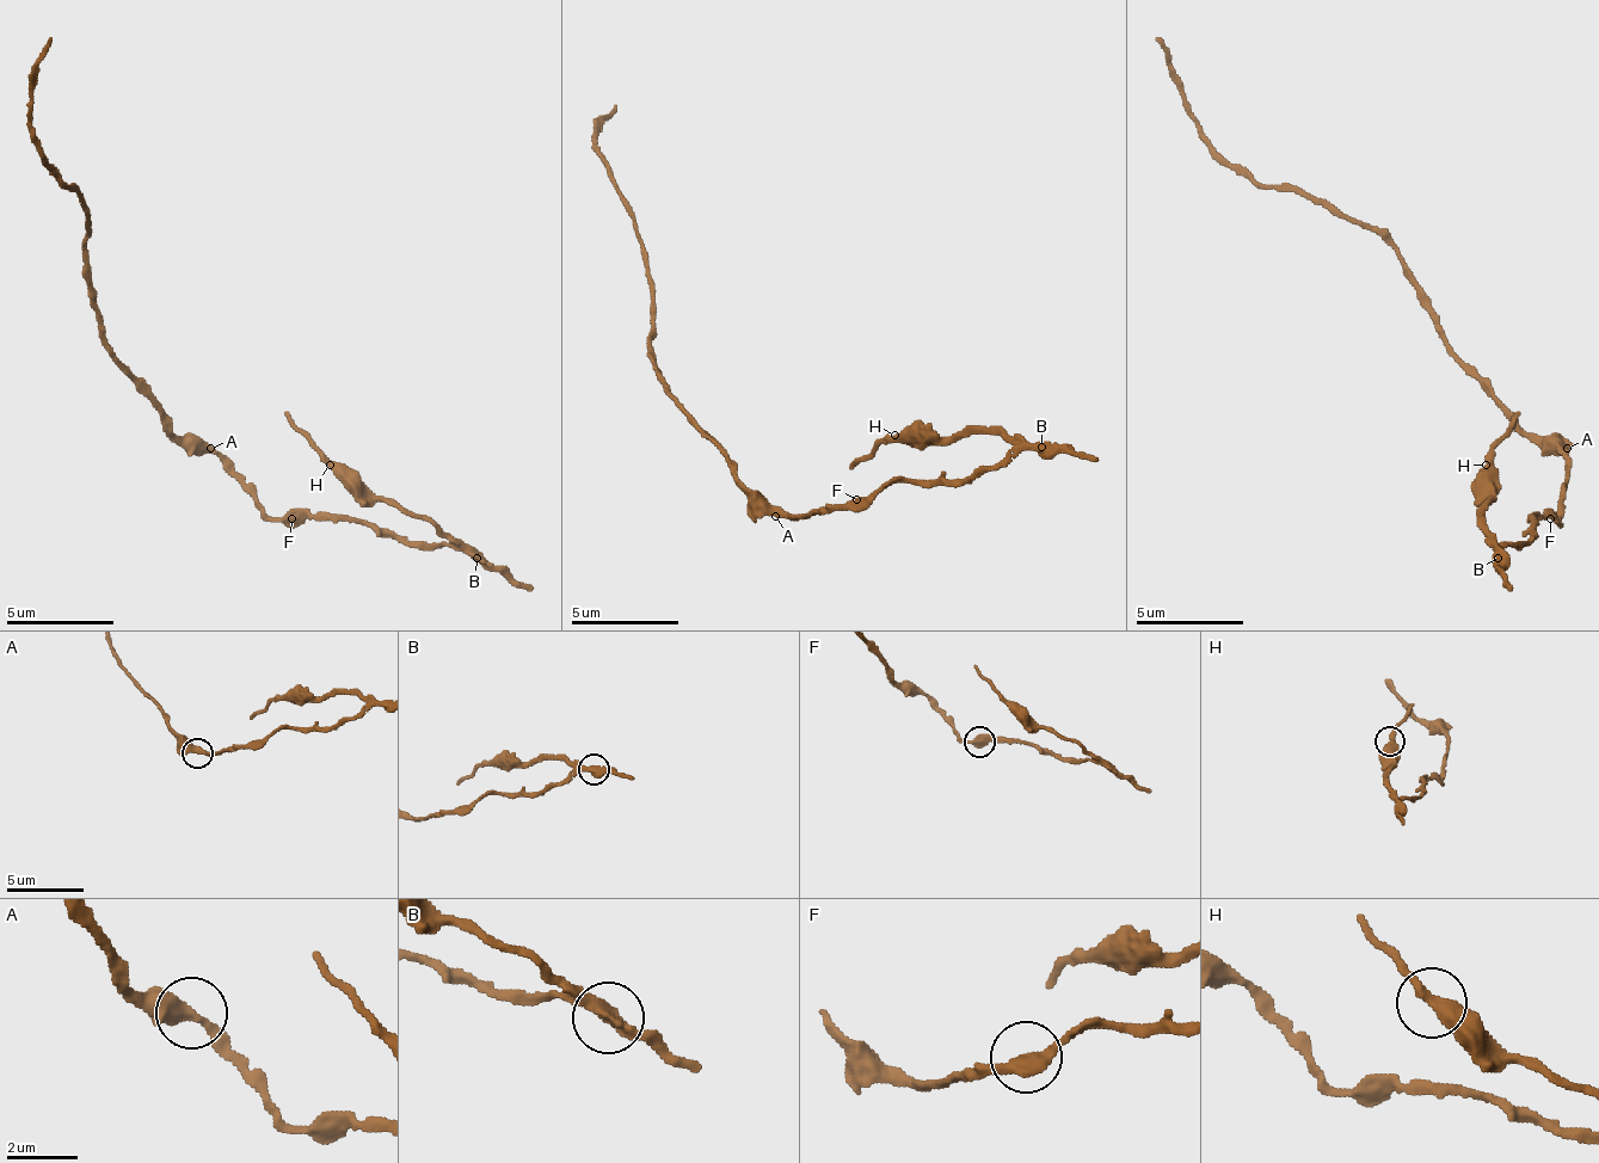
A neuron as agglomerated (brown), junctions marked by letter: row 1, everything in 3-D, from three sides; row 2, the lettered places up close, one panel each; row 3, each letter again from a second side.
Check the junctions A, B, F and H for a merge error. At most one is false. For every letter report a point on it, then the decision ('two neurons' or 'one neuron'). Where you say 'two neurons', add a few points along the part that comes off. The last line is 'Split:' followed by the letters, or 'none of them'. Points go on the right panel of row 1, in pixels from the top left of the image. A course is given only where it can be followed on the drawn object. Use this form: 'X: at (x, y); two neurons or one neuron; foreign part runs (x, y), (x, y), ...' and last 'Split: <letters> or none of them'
A: at (1567, 448); one neuron
B: at (1498, 558); two neurons; foreign part runs (1496, 557), (1486, 518), (1492, 448), (1518, 411)
F: at (1550, 518); one neuron
H: at (1486, 465); one neuron
Split: B

